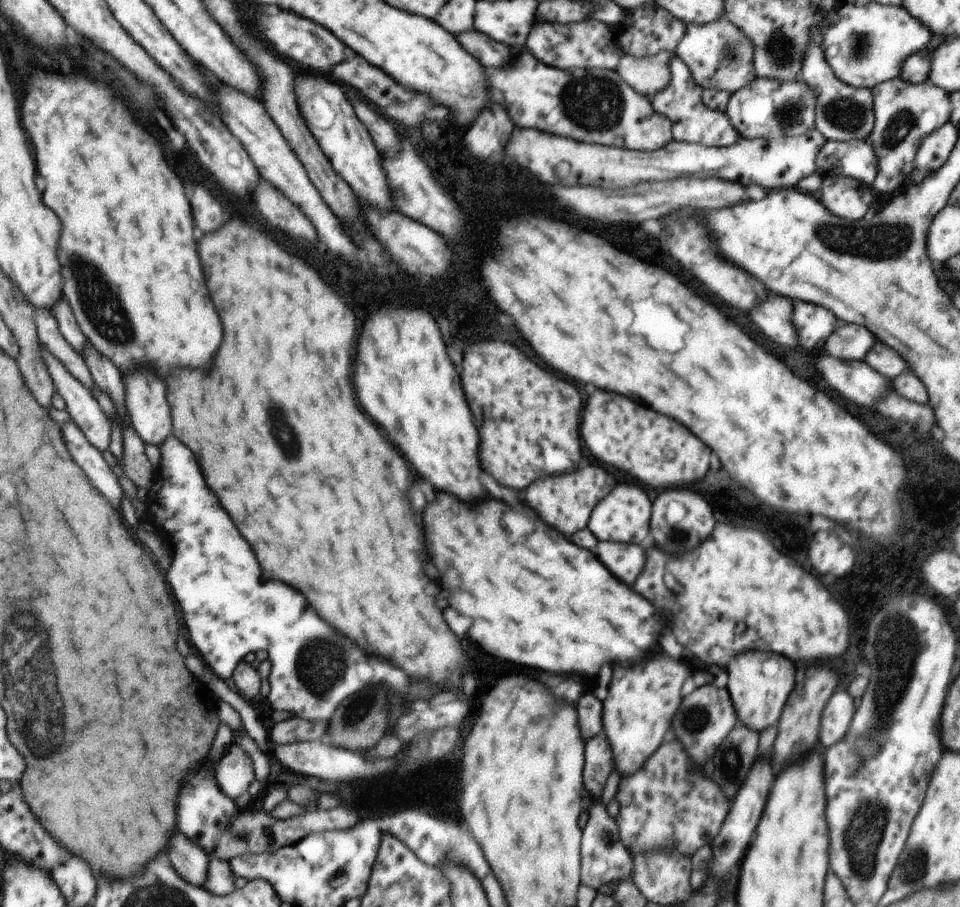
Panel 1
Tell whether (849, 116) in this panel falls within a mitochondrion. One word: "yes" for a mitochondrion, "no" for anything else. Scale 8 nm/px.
yes

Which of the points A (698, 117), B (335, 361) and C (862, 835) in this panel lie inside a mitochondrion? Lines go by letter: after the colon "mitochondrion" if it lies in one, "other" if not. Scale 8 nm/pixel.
A: other
B: other
C: mitochondrion

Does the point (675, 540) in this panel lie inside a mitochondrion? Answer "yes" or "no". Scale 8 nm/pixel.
yes

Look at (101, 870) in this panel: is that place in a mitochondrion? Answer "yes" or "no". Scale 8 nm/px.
no

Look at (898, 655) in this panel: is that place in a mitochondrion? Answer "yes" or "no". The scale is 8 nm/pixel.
yes

